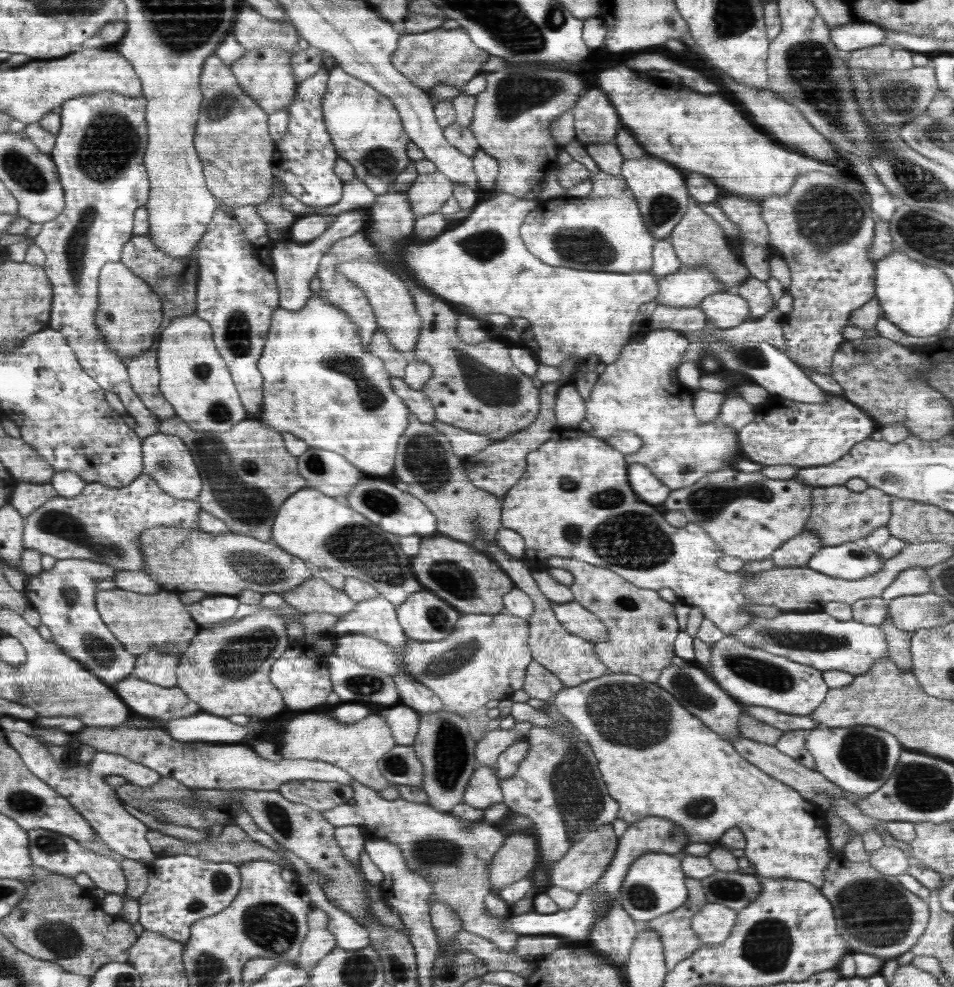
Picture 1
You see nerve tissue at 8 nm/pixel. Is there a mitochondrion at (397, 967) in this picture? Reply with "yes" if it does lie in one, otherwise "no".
yes

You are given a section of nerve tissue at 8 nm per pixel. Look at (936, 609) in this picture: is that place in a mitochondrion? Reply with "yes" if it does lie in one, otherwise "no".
yes

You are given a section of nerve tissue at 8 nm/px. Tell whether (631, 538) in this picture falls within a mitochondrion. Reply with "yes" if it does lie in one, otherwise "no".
yes

